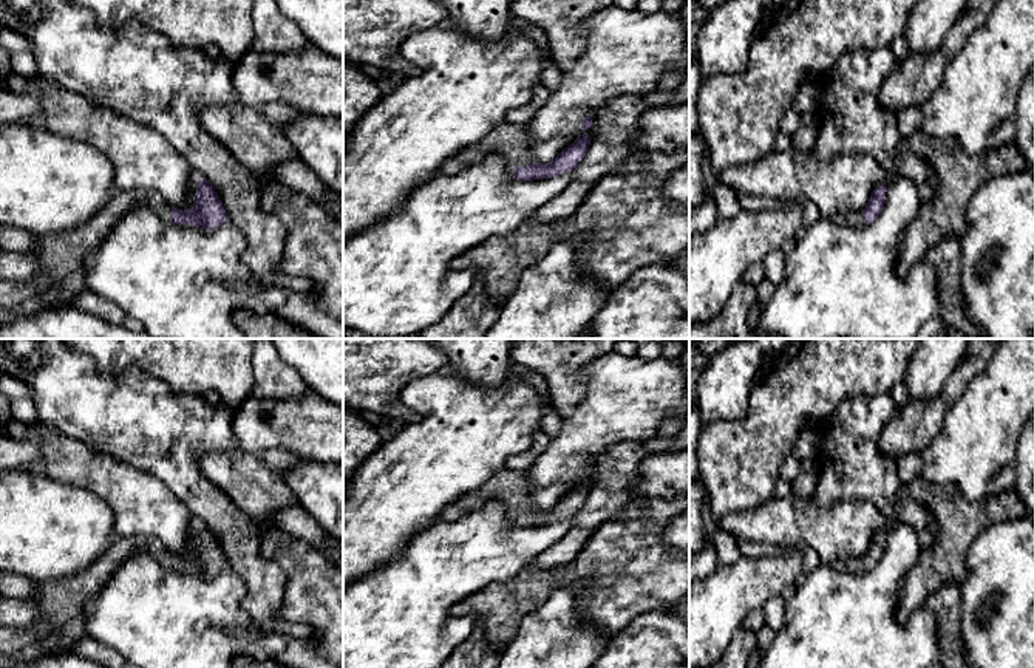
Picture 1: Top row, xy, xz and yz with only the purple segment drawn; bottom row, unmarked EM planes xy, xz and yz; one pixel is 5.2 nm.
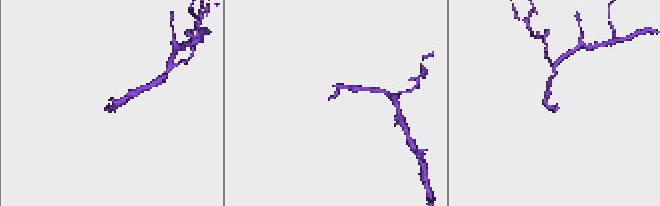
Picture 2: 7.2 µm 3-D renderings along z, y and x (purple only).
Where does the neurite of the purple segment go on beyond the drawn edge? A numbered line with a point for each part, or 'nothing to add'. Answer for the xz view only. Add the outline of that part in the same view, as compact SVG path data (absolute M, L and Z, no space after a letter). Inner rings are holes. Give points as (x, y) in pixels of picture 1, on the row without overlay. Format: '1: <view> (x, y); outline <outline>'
1: xz (507, 486); outline M502 469L493 473L481 487L471 490L453 504L448 504L439 516L433 520L437 521L457 521L459 518L471 513L473 510L484 507L490 501L501 501L508 509L516 512L530 512L535 509L532 503L532 493L524 481L521 472Z

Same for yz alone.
1: yz (850, 565); outline M861 558L836 560L830 566L833 566L839 572L847 572L847 574L862 574L864 572L864 563Z

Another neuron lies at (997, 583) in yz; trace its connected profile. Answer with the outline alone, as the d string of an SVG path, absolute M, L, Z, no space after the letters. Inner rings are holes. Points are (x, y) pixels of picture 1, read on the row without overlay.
M1034 515L991 524L977 535L961 572L960 611L971 668L1034 668Z

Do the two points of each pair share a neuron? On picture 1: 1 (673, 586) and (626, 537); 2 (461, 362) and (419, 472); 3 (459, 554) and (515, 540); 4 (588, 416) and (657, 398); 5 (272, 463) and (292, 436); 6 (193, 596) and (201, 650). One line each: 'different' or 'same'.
1: same
2: different
3: same
4: same
5: different
6: same

